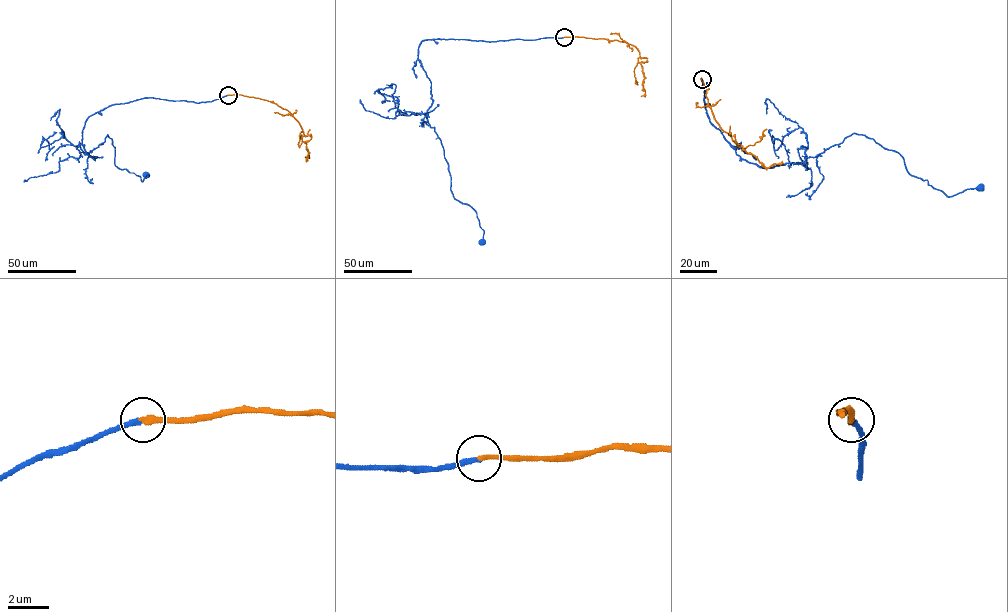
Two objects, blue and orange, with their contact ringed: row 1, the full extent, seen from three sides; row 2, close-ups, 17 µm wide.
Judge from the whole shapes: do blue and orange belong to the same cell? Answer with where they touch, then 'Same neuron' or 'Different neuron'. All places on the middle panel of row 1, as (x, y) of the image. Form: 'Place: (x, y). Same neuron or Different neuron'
Place: (564, 37). Same neuron

